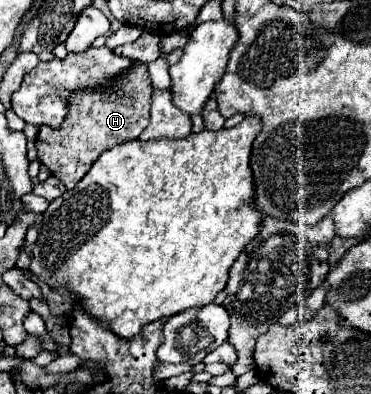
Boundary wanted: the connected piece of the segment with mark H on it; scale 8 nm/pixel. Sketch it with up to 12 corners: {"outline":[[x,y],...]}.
{"outline":[[147,66],[105,97],[73,96],[59,130],[39,130],[39,162],[73,190],[149,124]]}

